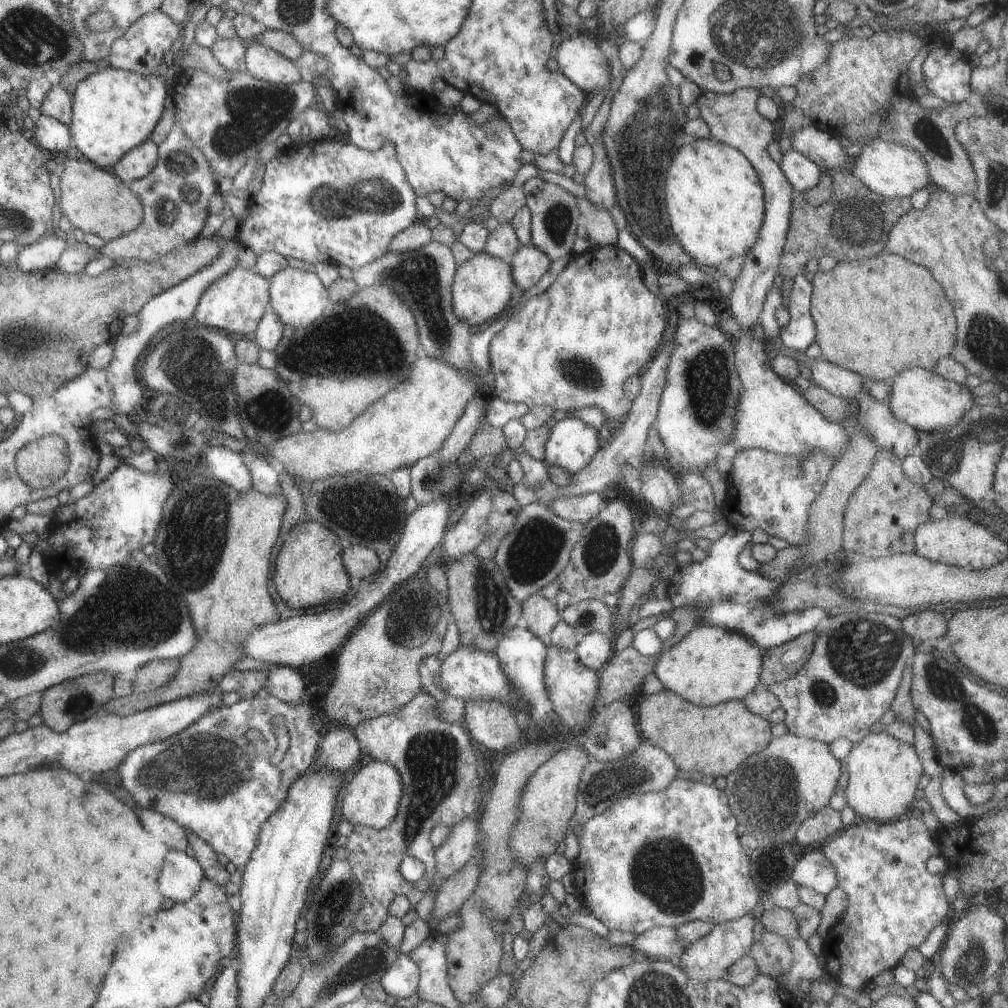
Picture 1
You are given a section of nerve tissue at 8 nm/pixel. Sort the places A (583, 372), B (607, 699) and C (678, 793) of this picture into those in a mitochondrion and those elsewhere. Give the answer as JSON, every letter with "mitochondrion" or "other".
{"A":"mitochondrion","B":"other","C":"other"}

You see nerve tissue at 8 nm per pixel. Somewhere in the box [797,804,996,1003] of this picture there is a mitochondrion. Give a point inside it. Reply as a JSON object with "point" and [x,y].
{"point":[973,963]}

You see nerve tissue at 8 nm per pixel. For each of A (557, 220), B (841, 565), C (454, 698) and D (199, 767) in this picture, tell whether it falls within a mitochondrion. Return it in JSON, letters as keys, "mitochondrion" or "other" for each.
{"A":"mitochondrion","B":"other","C":"other","D":"mitochondrion"}

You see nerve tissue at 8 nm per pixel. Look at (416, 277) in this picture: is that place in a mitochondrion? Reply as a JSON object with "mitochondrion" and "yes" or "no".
{"mitochondrion":"yes"}

